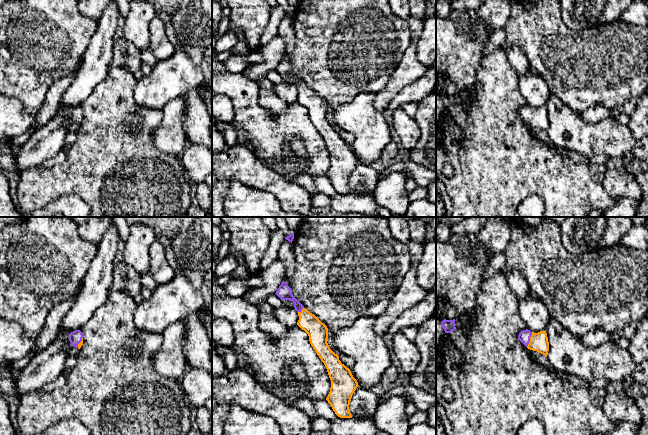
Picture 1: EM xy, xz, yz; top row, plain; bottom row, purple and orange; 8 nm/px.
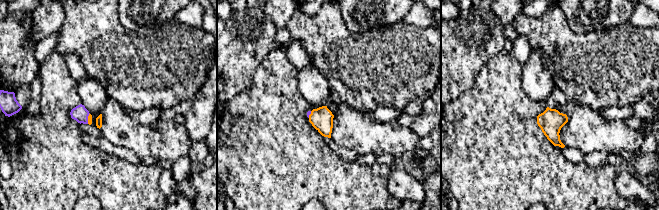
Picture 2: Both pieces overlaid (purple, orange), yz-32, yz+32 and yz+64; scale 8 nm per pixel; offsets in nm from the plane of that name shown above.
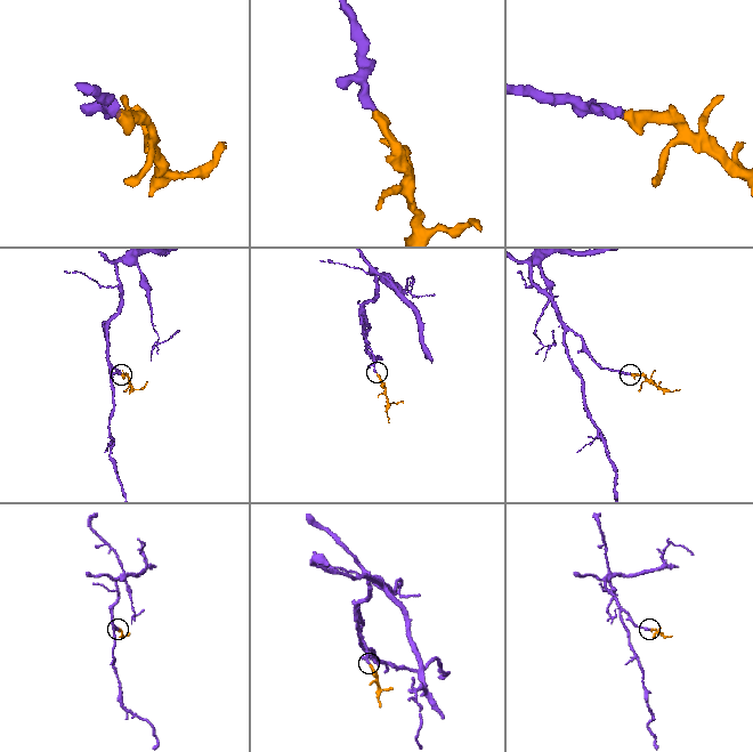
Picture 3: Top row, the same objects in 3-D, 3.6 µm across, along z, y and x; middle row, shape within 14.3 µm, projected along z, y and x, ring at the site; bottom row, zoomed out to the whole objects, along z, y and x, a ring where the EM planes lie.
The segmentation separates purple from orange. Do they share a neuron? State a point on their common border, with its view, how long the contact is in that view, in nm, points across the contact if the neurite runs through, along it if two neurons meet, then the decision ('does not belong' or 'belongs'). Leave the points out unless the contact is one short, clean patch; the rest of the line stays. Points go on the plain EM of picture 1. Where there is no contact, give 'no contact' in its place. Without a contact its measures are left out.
contact yz (529, 115); length 130 nm; way yz (524, 112), (529, 115), (538, 118); belongs

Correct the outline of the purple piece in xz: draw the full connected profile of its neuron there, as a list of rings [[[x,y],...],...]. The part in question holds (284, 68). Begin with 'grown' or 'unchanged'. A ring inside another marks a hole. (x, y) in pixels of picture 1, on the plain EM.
grown; [[[283,57],[275,69],[281,76],[290,76],[298,89],[297,101],[304,106],[331,156],[330,168],[326,174],[335,190],[340,194],[352,194],[349,181],[352,171],[359,162],[349,144],[339,136],[327,119],[328,104],[314,90],[310,89],[292,70],[291,64]]]

